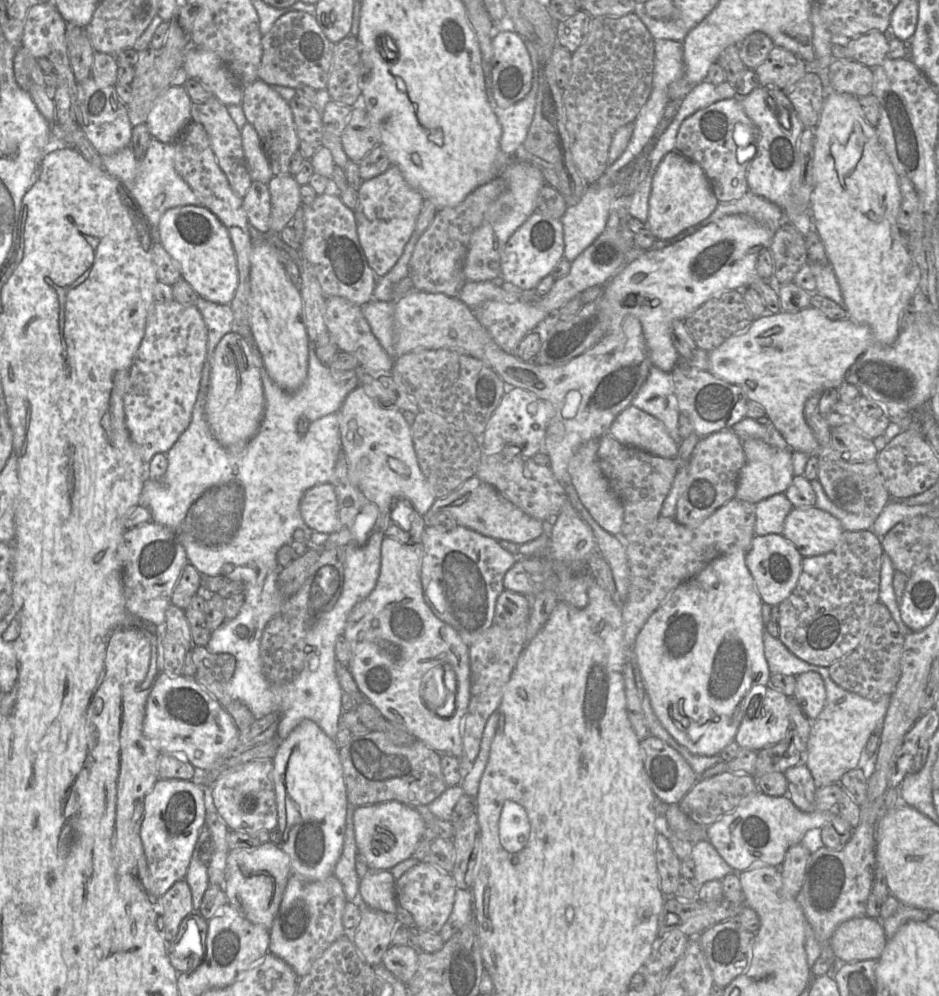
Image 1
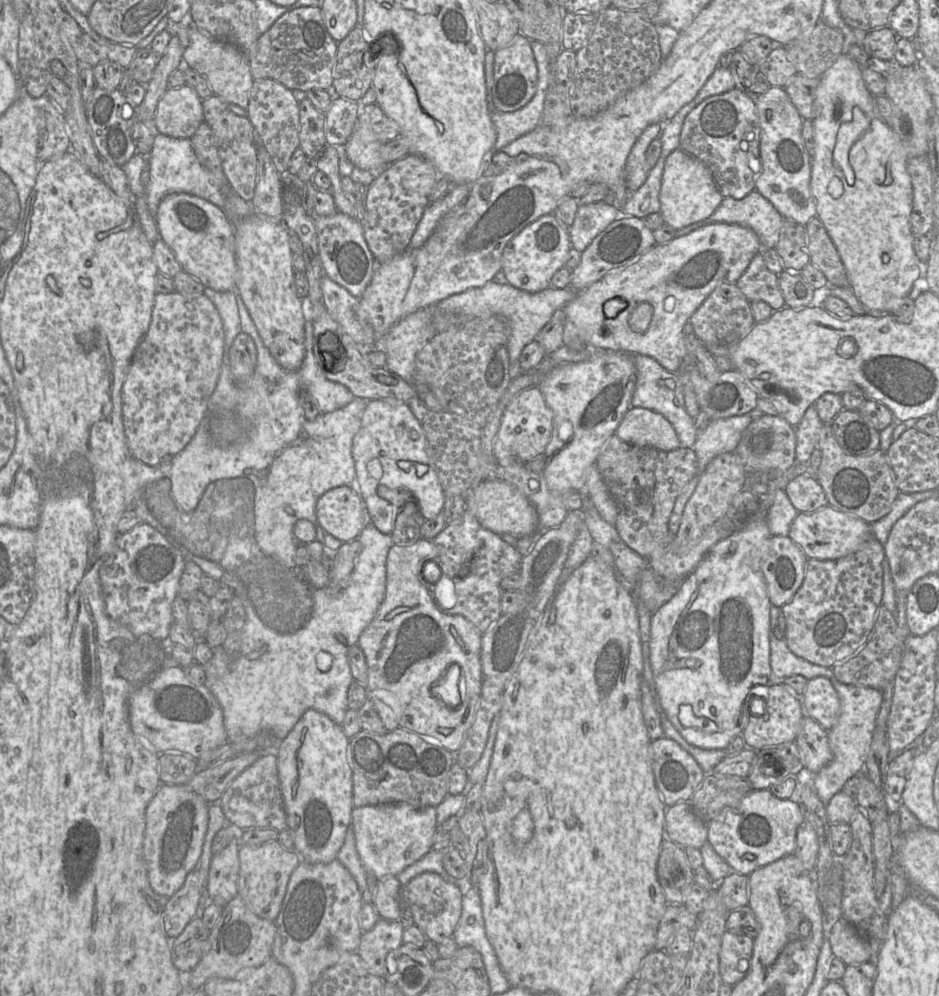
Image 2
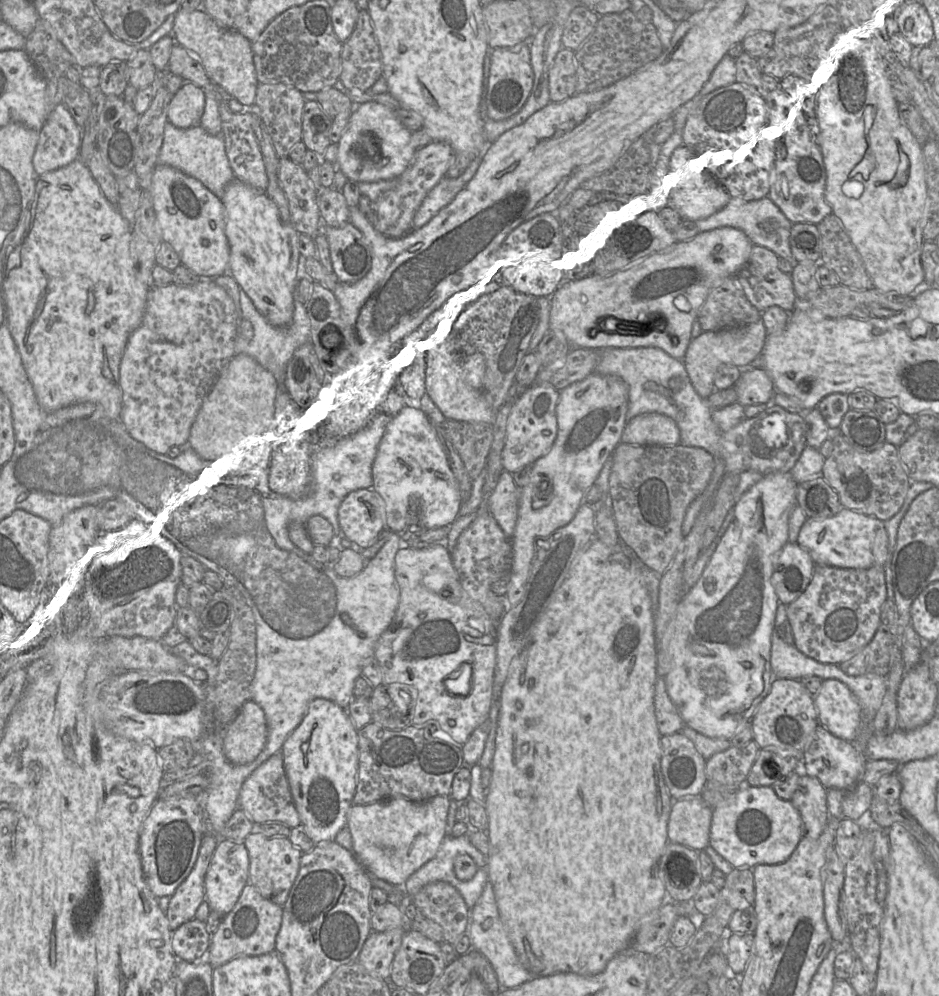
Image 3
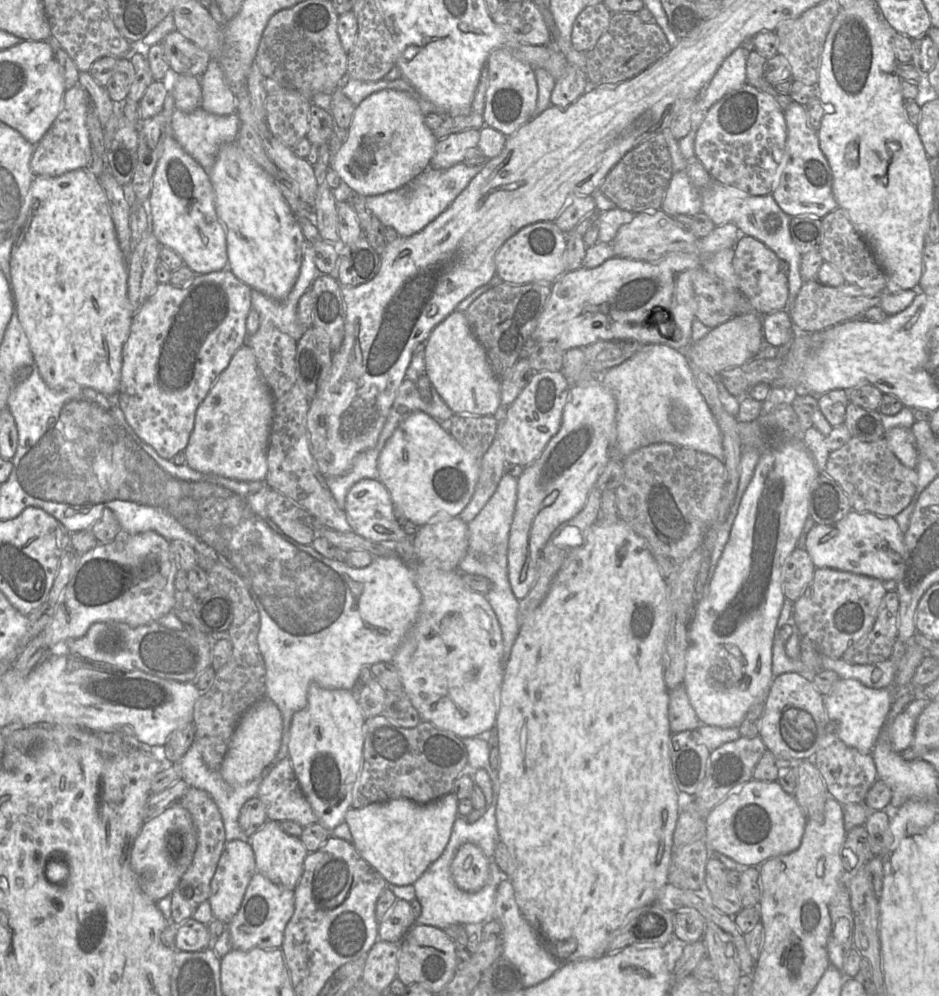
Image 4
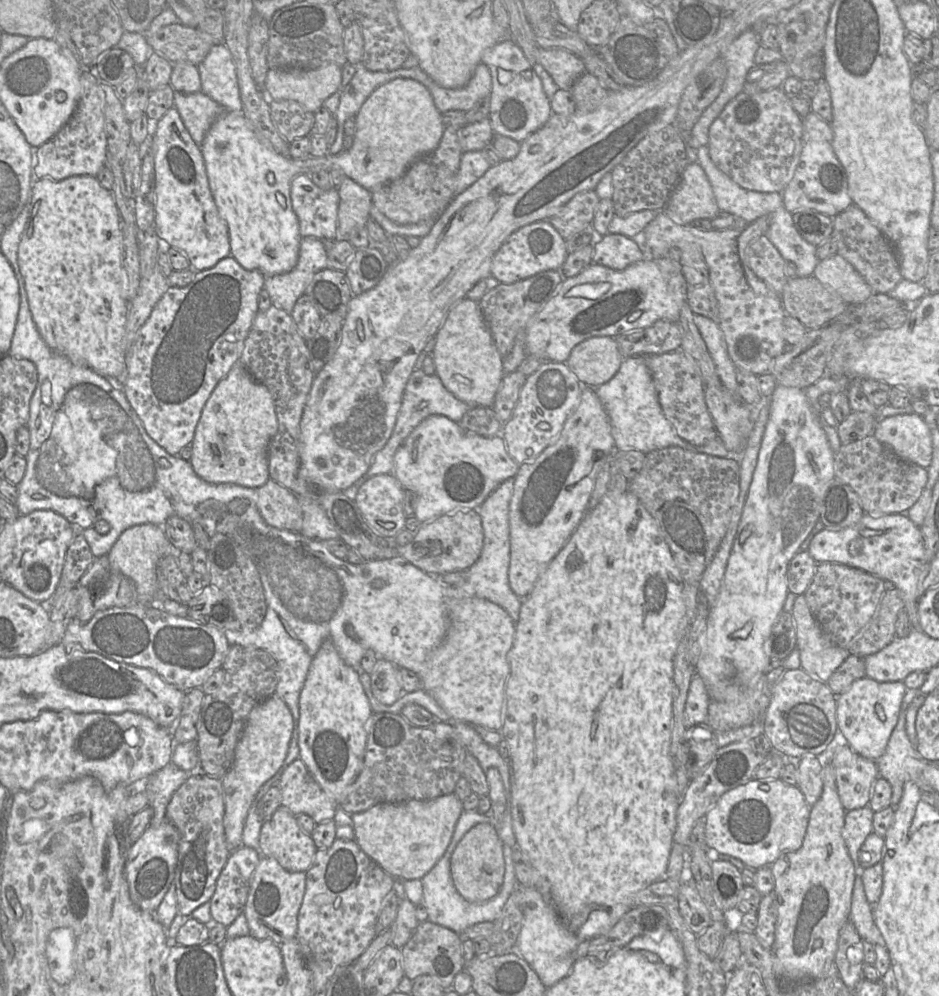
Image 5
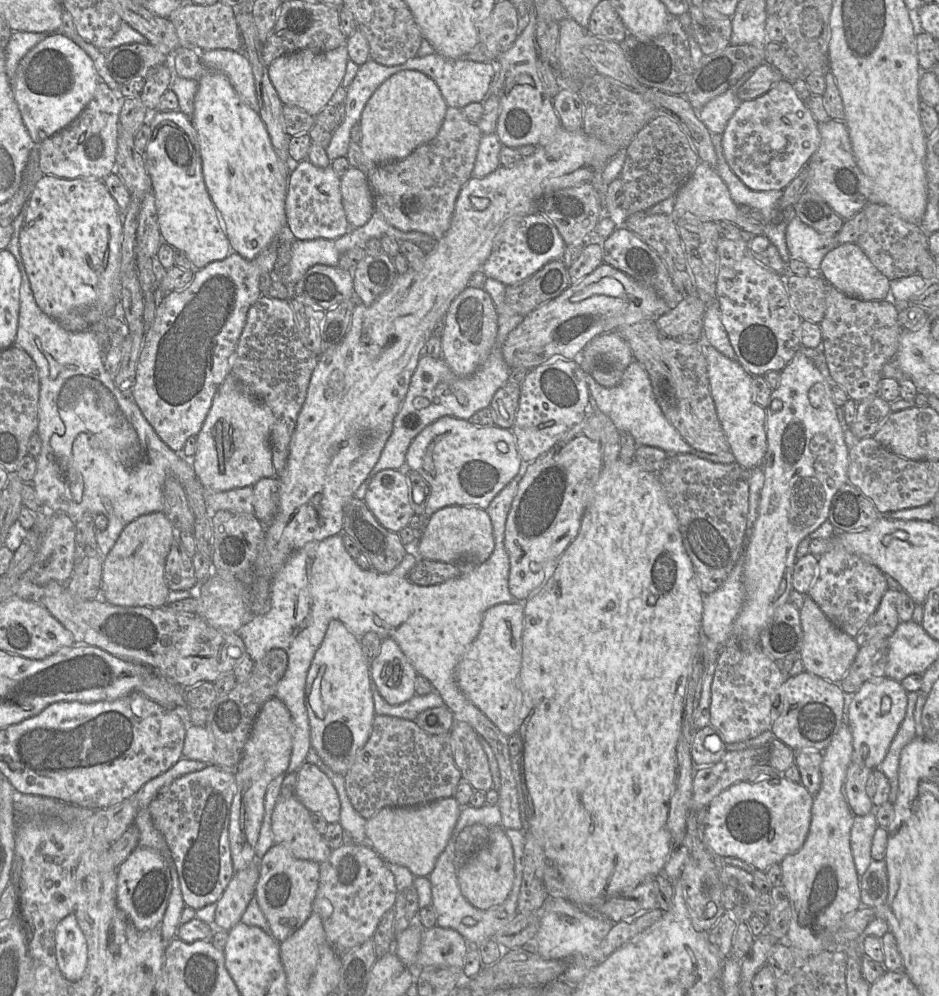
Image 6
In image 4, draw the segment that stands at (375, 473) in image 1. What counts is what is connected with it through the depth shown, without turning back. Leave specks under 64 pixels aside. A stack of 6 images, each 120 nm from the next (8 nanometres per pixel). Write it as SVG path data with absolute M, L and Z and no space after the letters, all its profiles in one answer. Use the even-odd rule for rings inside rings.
M416 411L400 422L382 448L377 461L378 479L391 496L395 517L401 527L408 520L422 527L457 517L463 511L478 481L480 460L465 450L438 420L427 413Z

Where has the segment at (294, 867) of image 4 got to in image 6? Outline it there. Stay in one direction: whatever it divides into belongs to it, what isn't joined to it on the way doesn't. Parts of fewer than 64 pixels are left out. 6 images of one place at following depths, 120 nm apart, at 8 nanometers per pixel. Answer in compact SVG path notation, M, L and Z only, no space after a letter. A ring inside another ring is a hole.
M293 795L279 798L271 817L275 844L282 844L297 859L322 863L332 849L314 827L309 811Z

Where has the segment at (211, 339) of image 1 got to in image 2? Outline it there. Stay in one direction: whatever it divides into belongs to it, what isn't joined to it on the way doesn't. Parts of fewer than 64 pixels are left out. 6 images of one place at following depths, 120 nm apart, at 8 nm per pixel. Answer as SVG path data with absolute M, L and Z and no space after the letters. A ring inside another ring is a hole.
M205 287L203 293L216 307L224 328L224 350L230 351L234 337L241 331L241 323L237 306L237 292L216 291Z

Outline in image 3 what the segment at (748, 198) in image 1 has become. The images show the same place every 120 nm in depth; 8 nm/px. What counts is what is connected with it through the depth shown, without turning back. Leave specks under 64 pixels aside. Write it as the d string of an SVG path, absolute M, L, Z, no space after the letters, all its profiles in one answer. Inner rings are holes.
M768 196L757 200L730 197L725 206L707 217L695 219L698 231L732 226L742 230L753 245L766 247L777 257L789 257L789 230L791 223Z

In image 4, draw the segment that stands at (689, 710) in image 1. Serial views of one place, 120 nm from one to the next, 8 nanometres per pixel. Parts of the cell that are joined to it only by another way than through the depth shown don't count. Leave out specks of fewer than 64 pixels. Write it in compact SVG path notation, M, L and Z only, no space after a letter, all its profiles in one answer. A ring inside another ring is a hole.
M804 442L791 443L782 448L760 454L754 475L744 491L737 514L734 518L729 538L717 562L704 596L696 602L693 618L689 626L689 644L685 654L685 674L683 686L689 701L701 724L723 728L739 727L748 710L759 703L764 703L769 688L773 682L772 646L776 632L777 621L784 602L782 589L782 572L786 559L797 547L797 541L809 515L809 493L814 480L820 475L813 458L804 446Z

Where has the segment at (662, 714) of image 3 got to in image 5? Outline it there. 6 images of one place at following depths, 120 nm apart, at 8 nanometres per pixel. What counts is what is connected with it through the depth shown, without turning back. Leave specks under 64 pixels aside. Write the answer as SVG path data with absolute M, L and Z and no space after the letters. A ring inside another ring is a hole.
M694 674L690 681L684 709L683 724L686 729L700 723L707 723L709 703L710 698L703 680Z

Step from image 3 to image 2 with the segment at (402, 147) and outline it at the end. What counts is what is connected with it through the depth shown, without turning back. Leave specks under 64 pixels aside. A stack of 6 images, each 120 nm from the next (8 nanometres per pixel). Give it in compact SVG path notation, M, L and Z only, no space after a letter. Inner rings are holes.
M357 124L344 145L344 152L354 169L378 173L387 165L381 157L382 143L366 124Z

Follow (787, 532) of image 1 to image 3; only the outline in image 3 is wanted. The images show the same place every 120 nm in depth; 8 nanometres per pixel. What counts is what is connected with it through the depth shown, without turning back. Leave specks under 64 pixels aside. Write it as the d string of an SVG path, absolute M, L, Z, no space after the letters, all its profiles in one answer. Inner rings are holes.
M842 508L833 516L807 518L801 526L797 541L811 556L815 565L828 565L842 568L868 568L890 563L888 535L884 521L861 512Z

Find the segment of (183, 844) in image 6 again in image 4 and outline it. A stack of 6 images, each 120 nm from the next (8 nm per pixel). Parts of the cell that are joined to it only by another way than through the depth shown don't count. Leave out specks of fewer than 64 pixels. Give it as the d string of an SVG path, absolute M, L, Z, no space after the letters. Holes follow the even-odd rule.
M190 786L177 802L188 810L197 832L197 847L193 860L171 894L171 921L169 922L181 924L192 916L200 903L208 900L211 880L227 840L221 813L207 791Z

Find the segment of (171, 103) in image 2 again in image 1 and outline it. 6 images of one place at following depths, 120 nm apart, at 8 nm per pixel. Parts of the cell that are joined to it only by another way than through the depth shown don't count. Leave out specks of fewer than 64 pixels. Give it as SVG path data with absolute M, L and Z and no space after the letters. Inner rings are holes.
M170 86L155 101L146 125L152 138L174 142L192 121L190 99L185 87Z

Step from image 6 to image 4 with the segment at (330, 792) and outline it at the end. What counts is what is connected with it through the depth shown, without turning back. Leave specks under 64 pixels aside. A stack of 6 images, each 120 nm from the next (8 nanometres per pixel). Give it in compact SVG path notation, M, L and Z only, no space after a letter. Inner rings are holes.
M289 757L280 760L267 776L263 778L256 796L264 804L269 821L290 820L302 827L317 822L317 817L300 787Z

